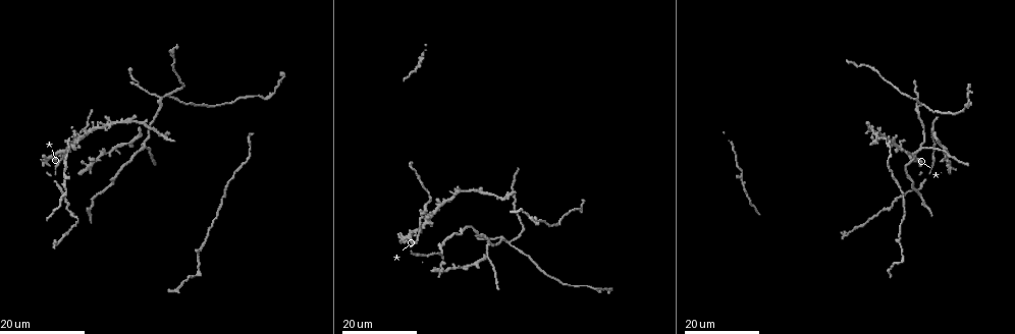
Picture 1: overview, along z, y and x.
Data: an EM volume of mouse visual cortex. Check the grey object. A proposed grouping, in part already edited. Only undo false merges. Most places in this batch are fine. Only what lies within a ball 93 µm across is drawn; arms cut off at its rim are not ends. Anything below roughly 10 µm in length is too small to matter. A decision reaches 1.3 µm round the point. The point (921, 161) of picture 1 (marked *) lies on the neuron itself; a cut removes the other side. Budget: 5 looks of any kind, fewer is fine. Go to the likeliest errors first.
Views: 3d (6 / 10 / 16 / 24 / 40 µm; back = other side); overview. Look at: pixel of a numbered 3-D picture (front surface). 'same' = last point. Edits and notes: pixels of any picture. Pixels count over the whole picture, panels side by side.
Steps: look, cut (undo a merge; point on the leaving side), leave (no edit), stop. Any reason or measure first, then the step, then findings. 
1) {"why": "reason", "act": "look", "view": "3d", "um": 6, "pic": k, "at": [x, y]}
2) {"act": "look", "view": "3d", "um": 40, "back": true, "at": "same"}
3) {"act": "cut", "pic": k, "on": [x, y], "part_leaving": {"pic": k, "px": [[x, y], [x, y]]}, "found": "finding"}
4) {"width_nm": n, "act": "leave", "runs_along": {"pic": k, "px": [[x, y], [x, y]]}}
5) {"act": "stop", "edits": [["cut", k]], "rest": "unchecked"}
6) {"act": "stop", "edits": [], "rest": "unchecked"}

{"why": "sudden change in width", "act": "look", "view": "3d", "um": 24, "pic": 1, "at": [741, 175]}

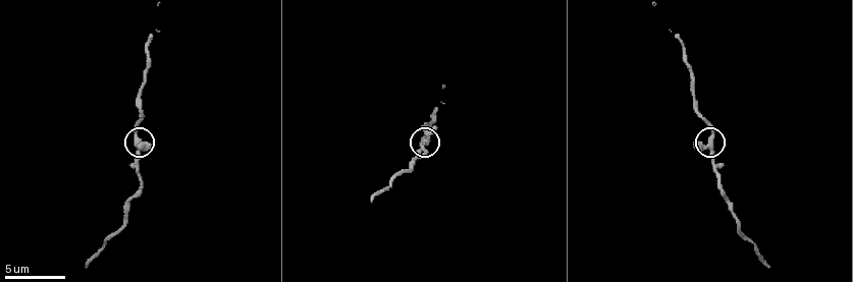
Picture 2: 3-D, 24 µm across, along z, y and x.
{"act": "look", "view": "3d", "um": 6, "pic": 2, "at": [712, 139]}

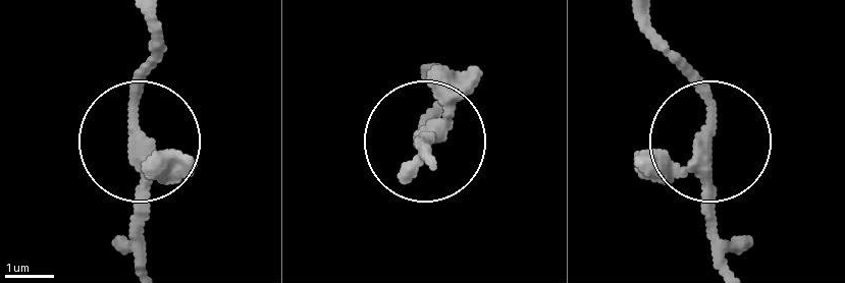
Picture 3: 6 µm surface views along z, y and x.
{"width_nm": 260, "act": "leave", "found": "one neuron here"}

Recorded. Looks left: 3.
{"why": "calibre changes", "act": "look", "view": "3d", "um": 24, "pic": 1, "at": [905, 94]}

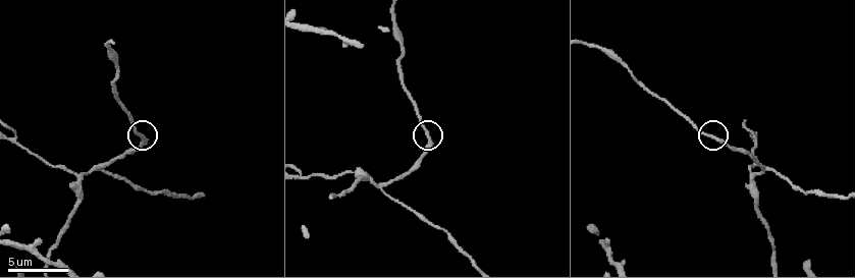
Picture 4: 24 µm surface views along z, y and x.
{"act": "look", "view": "3d", "um": 6, "pic": 4, "at": [430, 139]}

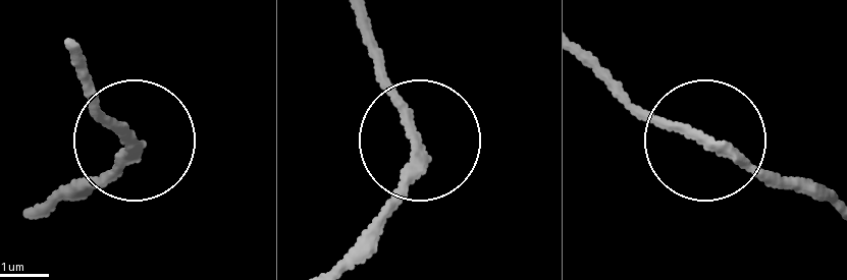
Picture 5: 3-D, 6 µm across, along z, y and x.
{"act": "leave", "runs_along": {"pic": 5, "px": [[57, 194], [102, 174], [130, 138], [86, 90]]}, "found": "one neuron here"}

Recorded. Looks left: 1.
{"act": "stop", "edits": [], "rest": "unchecked"}

